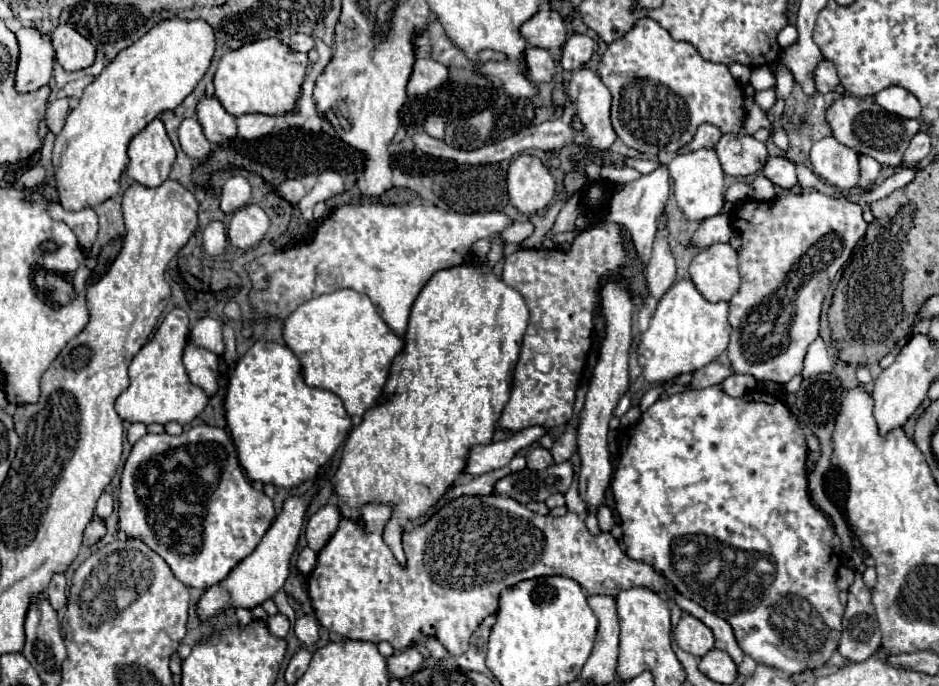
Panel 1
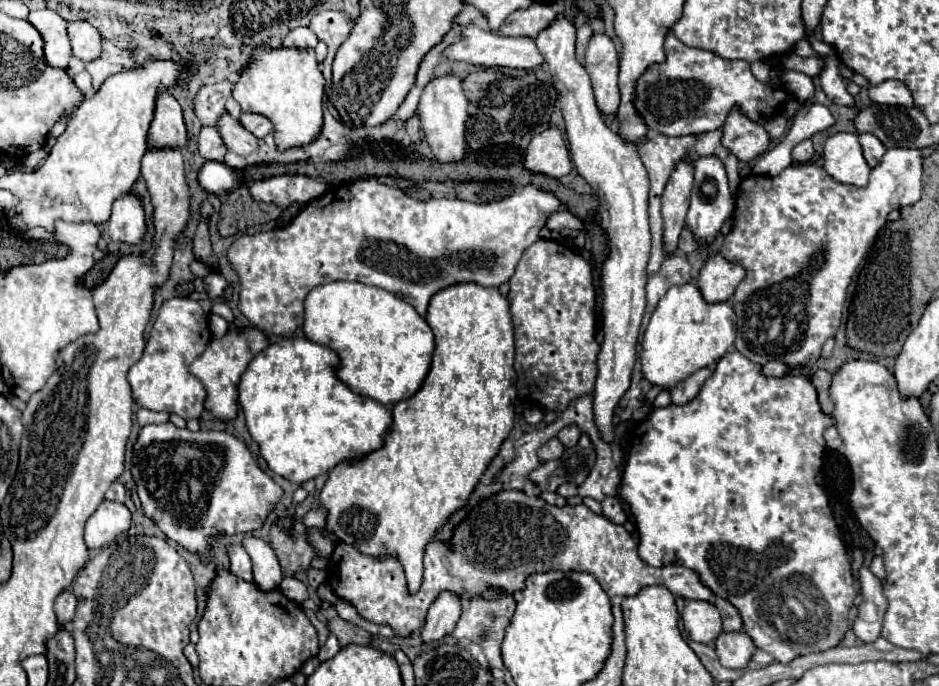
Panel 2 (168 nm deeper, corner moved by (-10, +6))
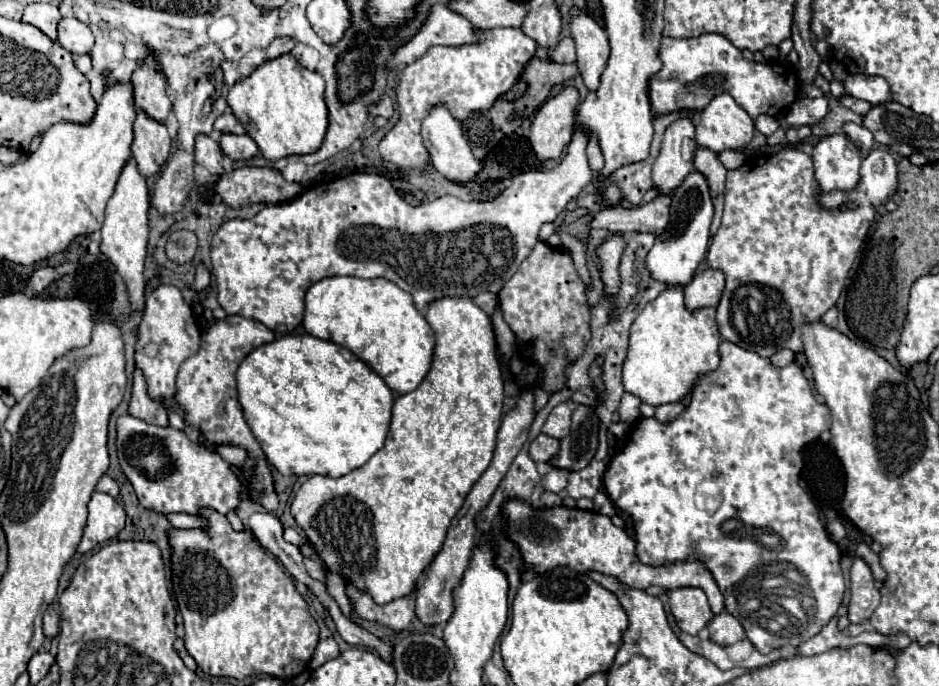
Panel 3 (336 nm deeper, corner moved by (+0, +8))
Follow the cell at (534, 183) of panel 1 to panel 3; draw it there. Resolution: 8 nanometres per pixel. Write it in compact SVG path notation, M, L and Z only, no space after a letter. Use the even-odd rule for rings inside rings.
M567 86L559 96L547 100L531 122L529 142L537 160L557 160L563 148L571 142L575 110L579 94L573 86Z

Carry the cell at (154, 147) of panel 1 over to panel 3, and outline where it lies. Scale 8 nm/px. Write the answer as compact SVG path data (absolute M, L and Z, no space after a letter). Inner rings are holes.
M145 60L133 72L133 96L137 110L145 112L155 122L165 124L167 116L171 114L171 102L165 94L165 76L157 70L155 60Z

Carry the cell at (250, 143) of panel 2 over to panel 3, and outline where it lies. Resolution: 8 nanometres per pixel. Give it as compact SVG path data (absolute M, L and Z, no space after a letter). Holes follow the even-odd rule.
M221 134L219 146L221 146L223 154L233 160L247 160L259 152L255 140L247 134L241 134L241 136L239 134Z

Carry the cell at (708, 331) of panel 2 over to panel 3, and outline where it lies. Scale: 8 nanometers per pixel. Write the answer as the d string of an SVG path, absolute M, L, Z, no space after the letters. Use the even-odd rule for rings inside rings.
M669 286L643 308L631 326L629 352L623 364L623 386L651 406L677 402L691 392L699 374L717 368L719 344L721 332L715 308L689 310L683 302L683 290Z

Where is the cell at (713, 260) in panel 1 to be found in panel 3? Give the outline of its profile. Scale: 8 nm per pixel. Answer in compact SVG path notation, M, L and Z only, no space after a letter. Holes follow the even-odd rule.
M707 268L695 274L693 280L683 288L687 308L707 308L717 306L725 286L725 274L721 270Z

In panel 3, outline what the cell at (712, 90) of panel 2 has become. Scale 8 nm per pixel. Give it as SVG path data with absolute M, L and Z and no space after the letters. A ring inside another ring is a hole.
M705 34L697 38L663 38L659 56L663 68L649 80L649 104L655 116L669 112L689 110L701 112L719 94L731 94L751 118L759 114L781 116L799 96L799 78L795 68L787 66L765 66L759 62L747 62L743 54L725 40L725 36Z

